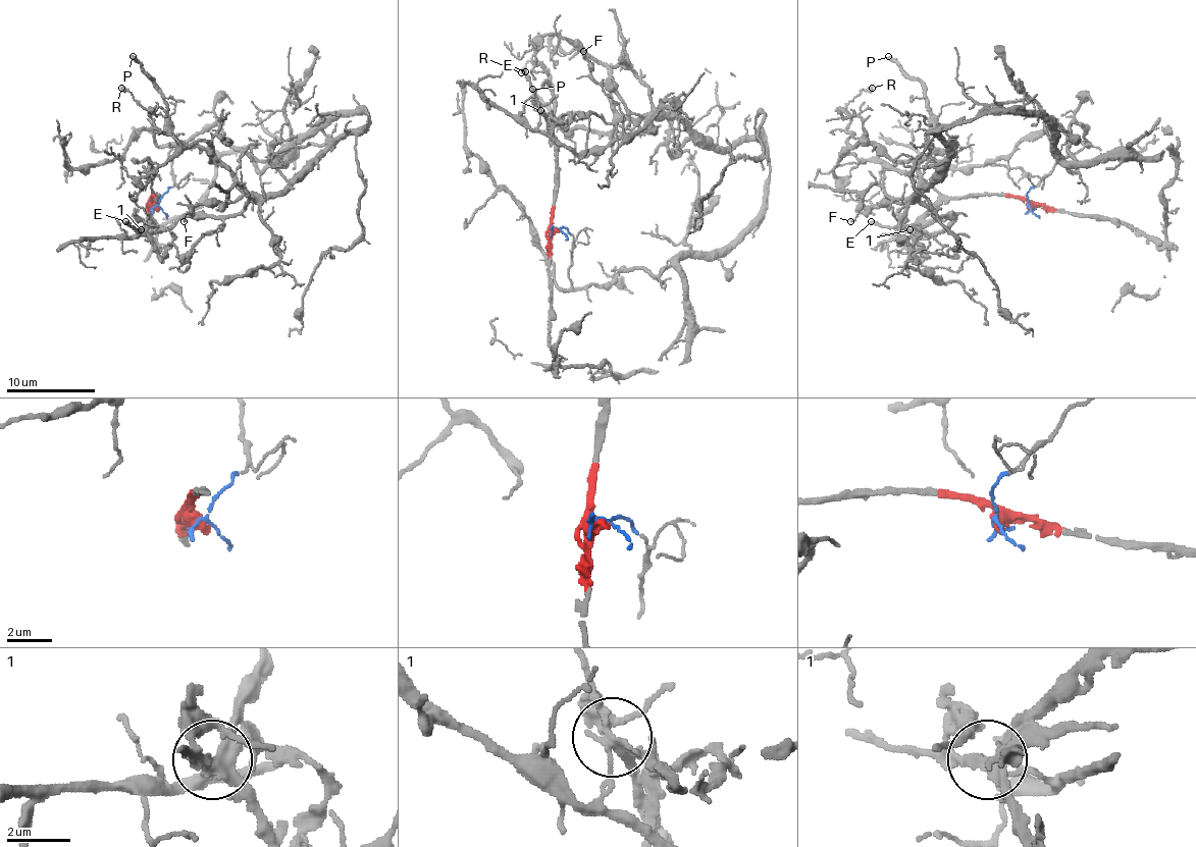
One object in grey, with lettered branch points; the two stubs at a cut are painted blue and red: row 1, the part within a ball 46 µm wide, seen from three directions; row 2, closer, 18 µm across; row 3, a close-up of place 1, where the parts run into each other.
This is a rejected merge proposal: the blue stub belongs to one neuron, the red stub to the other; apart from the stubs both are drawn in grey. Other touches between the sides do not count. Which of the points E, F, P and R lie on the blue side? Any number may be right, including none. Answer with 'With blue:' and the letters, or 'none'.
With blue: F, P, R

